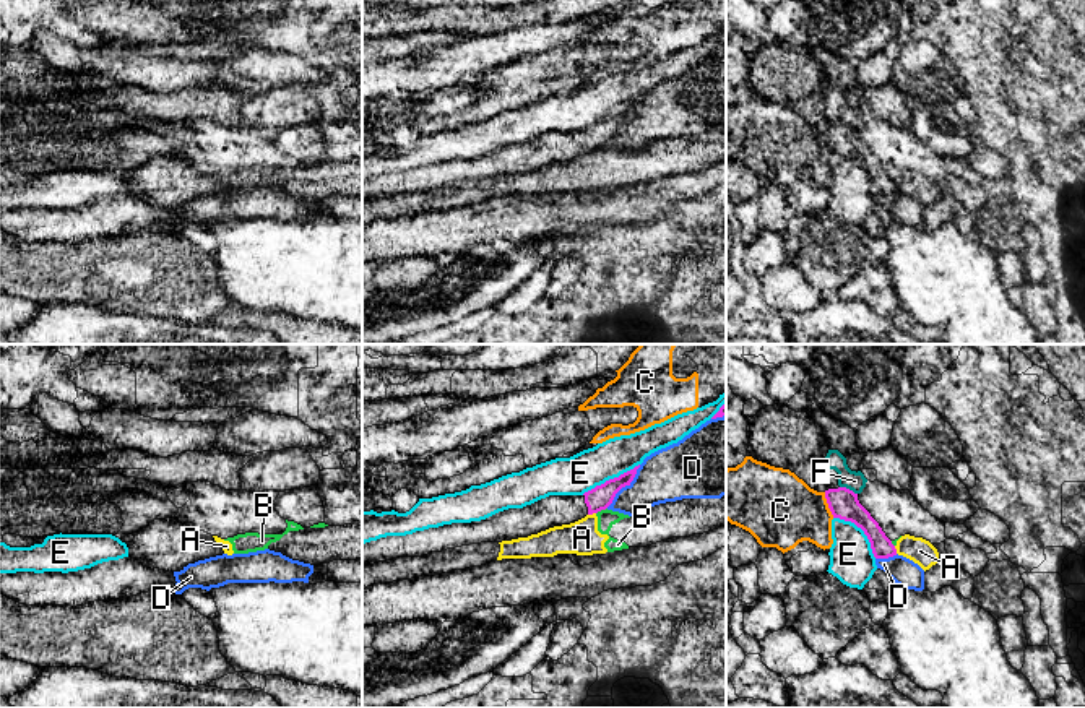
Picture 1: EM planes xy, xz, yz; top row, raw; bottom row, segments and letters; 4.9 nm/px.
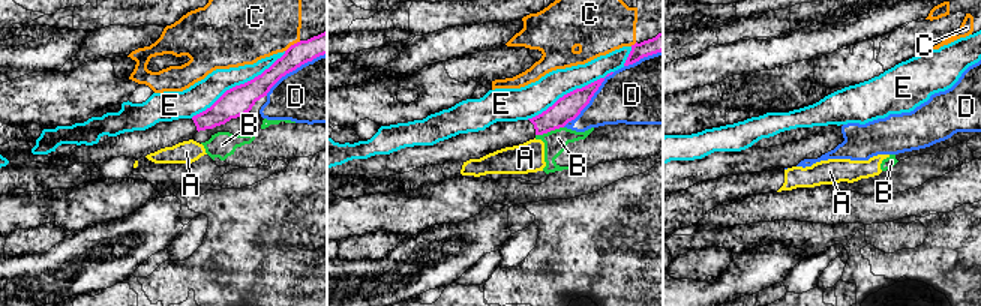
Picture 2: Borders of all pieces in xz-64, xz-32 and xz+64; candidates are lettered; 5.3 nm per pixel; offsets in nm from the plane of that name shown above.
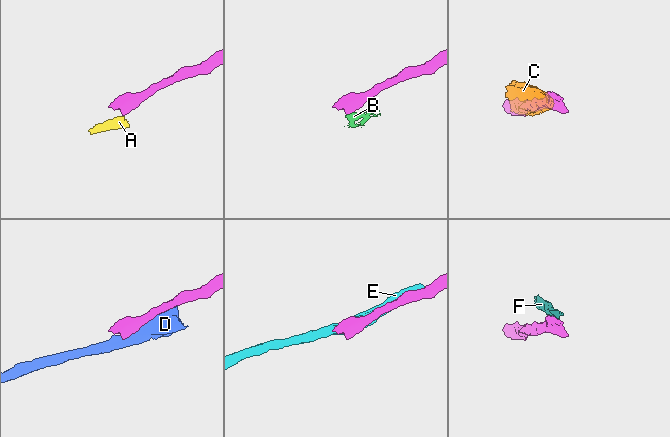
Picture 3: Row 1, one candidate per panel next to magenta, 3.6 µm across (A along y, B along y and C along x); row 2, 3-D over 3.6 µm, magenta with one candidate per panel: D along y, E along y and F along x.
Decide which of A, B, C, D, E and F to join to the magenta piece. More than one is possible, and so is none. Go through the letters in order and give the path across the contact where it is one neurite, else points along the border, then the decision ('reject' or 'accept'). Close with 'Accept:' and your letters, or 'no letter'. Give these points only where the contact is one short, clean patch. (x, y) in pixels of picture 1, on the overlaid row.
A: along xz (595, 512), (588, 515) | reject
B: along xz (606, 507), (596, 513) | reject
C: reject
D: reject
E: reject
F: along yz (840, 486), (856, 494) | reject
Accept: no letter

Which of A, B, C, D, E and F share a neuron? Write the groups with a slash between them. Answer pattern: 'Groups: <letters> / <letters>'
Groups: A B / C / D / E / F

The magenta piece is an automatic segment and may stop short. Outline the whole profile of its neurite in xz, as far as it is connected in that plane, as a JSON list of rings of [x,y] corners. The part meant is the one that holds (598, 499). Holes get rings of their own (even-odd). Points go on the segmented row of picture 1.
[[[640,464],[583,495],[549,495],[523,508],[508,508],[481,521],[452,523],[365,542],[362,544],[362,567],[398,557],[422,557],[469,544],[528,537],[554,526],[575,523],[586,515],[606,510],[616,494],[630,486],[638,468]]]

